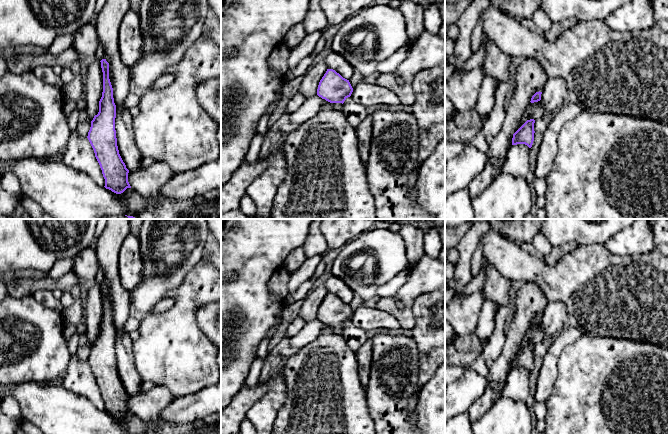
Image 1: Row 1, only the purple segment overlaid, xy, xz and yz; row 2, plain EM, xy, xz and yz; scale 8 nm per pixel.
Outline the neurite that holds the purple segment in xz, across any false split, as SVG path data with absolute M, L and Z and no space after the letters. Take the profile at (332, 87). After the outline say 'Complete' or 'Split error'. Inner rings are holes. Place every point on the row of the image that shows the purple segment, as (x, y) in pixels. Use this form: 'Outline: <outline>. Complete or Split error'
Outline: M325 60L314 63L307 73L304 75L298 92L300 92L306 99L318 95L322 99L330 103L344 103L344 101L351 96L353 88L349 80L343 78L339 73L333 69L329 69Z. Split error

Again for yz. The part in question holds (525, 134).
Outline: M534 119L527 120L514 134L512 145L525 144L529 148L532 147L534 141Z. Complete

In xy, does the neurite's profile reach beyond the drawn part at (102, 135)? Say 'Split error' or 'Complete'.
Split error

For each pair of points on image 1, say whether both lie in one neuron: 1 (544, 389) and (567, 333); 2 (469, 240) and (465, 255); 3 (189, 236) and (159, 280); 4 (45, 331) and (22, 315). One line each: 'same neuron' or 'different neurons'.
1: same neuron
2: same neuron
3: same neuron
4: same neuron

